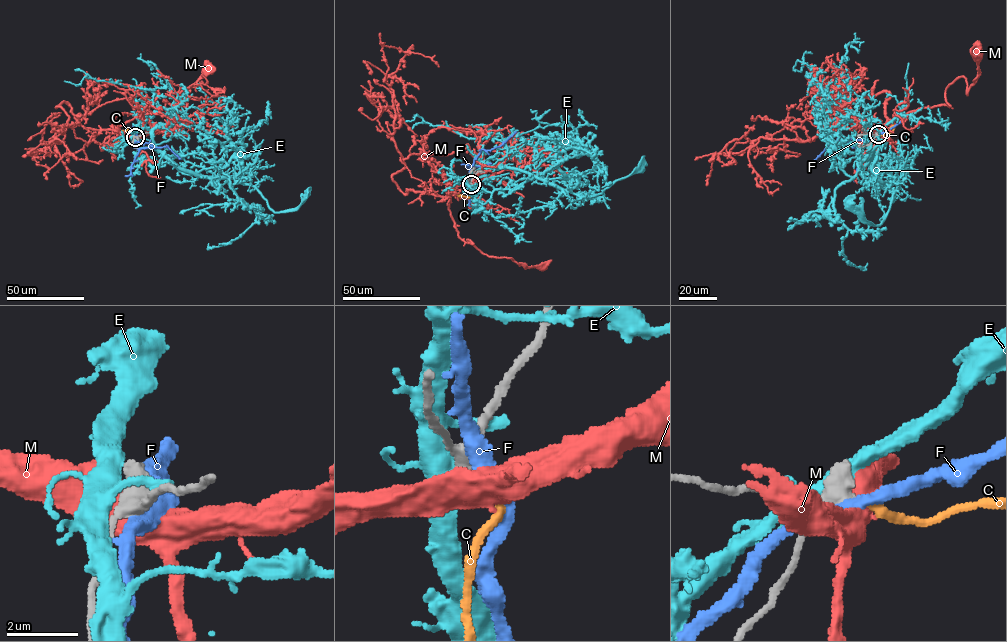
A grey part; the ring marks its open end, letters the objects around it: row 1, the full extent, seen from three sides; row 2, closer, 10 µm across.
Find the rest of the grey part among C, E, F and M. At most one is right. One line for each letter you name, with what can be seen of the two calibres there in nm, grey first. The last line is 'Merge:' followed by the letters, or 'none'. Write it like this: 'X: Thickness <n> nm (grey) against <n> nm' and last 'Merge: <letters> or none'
C: Thickness 400 nm (grey) against 260 nm
Merge: C

